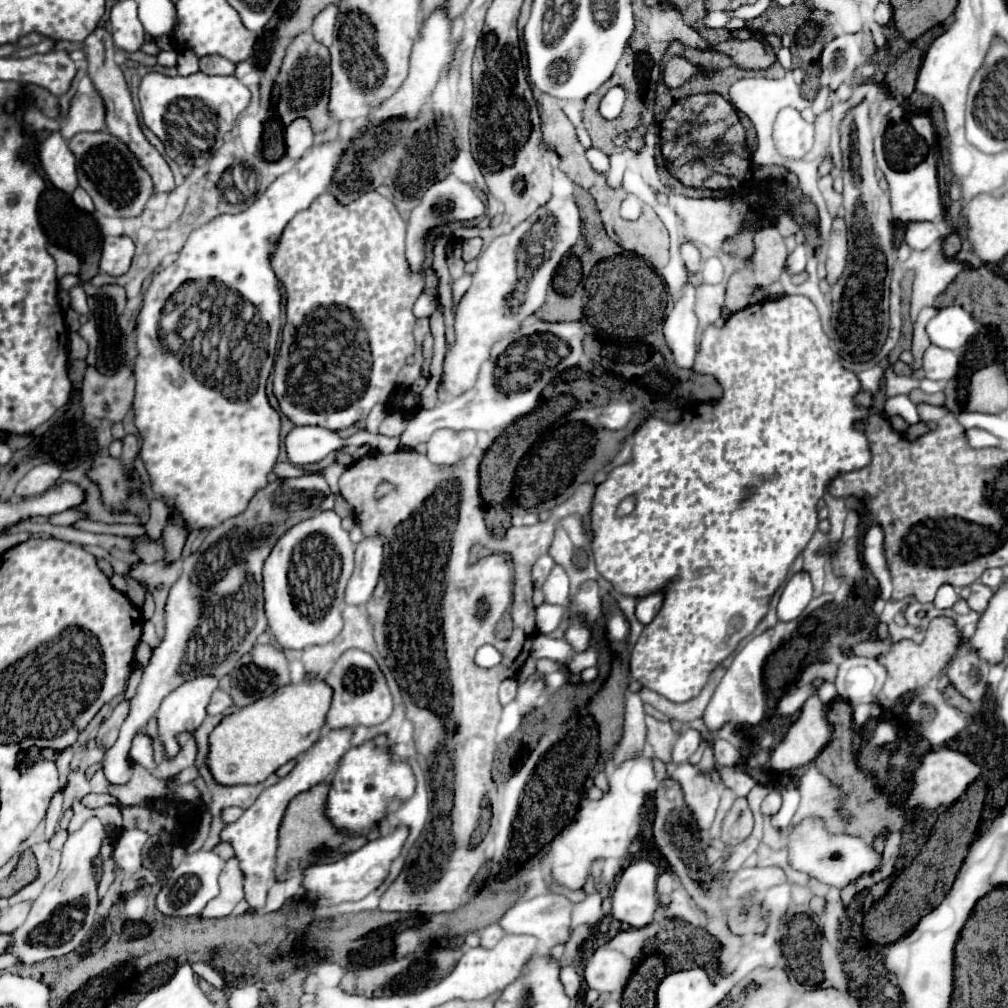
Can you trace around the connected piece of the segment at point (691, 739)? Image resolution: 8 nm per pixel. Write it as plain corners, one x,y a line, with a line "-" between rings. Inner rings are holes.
687,729
681,731
675,745
673,745
673,753
671,753
671,763
673,765
681,765
687,763
689,757
697,751
697,747
701,745
701,735
695,729

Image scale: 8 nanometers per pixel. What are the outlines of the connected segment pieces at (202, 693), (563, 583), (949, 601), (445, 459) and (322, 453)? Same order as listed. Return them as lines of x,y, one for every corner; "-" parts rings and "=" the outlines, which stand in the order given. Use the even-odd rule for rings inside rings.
197,677
197,679
193,679
193,681
185,681
179,689
175,689
173,693
169,693
165,699
163,699
163,703
161,703
161,707
159,707
159,711
157,711
157,725
159,725
159,729
157,729
157,737
159,737
159,741
163,743
163,749
165,749
165,757
175,757
175,755
179,755
179,751
181,751
181,745
179,745
179,741
177,741
177,737
181,735
181,733
193,733
193,731
197,731
199,729
199,725
203,723
203,719
205,719
205,709
207,709
207,703
209,703
209,699
211,699
211,693
217,689
217,677
=
555,565
543,585
543,595
545,595
545,603
553,603
553,605
567,605
569,603
569,577
565,573
563,567
=
941,585
935,595
933,605
937,609
949,609
949,607
953,607
953,603
957,603
957,599
959,599
959,593
953,585
=
439,429
427,443
427,459
435,465
455,465
469,457
477,445
475,431
=
295,427
285,437
285,449
293,465
311,465
339,449
343,439
339,433
323,427

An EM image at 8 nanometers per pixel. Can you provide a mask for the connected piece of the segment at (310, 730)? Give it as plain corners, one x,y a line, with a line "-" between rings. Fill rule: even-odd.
325,681
317,683
299,683
299,685
285,685
277,689
271,697
263,697
247,707
237,709
231,715
225,715
221,723
213,729
209,735
209,753
205,757
205,763
213,775
213,779
219,785
231,787
231,785
253,785
265,781
271,773
275,773
281,765
295,759
303,751
307,751
317,739
319,731
325,725
325,715
331,705
331,689
325,685

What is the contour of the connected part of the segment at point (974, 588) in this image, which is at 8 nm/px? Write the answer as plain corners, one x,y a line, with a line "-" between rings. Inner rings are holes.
977,581
977,583
971,585
971,597
967,599
967,603
969,603
969,607
971,607
973,611
983,613
983,611
987,609
991,597
993,597
993,591
991,591
987,585
983,585
983,583

